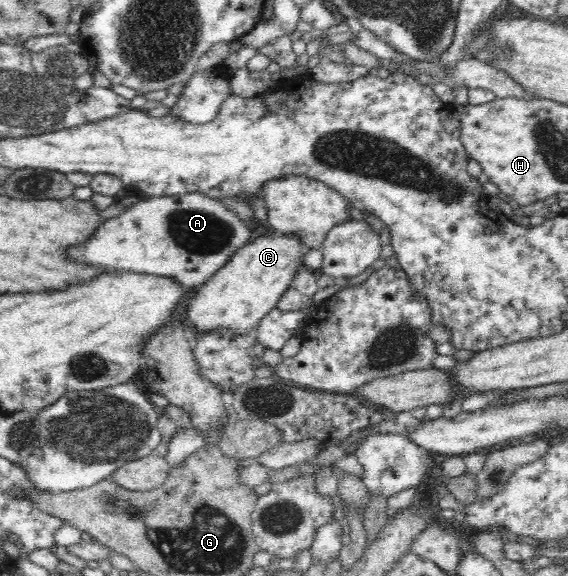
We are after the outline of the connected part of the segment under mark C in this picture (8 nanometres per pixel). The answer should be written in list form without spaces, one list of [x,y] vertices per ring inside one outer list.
[[[292,234],[262,235],[252,243],[248,242],[244,247],[240,247],[240,250],[228,259],[228,263],[203,283],[193,298],[188,299],[187,316],[184,320],[192,324],[193,335],[216,329],[229,329],[234,335],[246,335],[251,329],[257,329],[260,320],[277,307],[280,298],[291,286],[297,269],[304,264],[305,255],[300,238]]]

